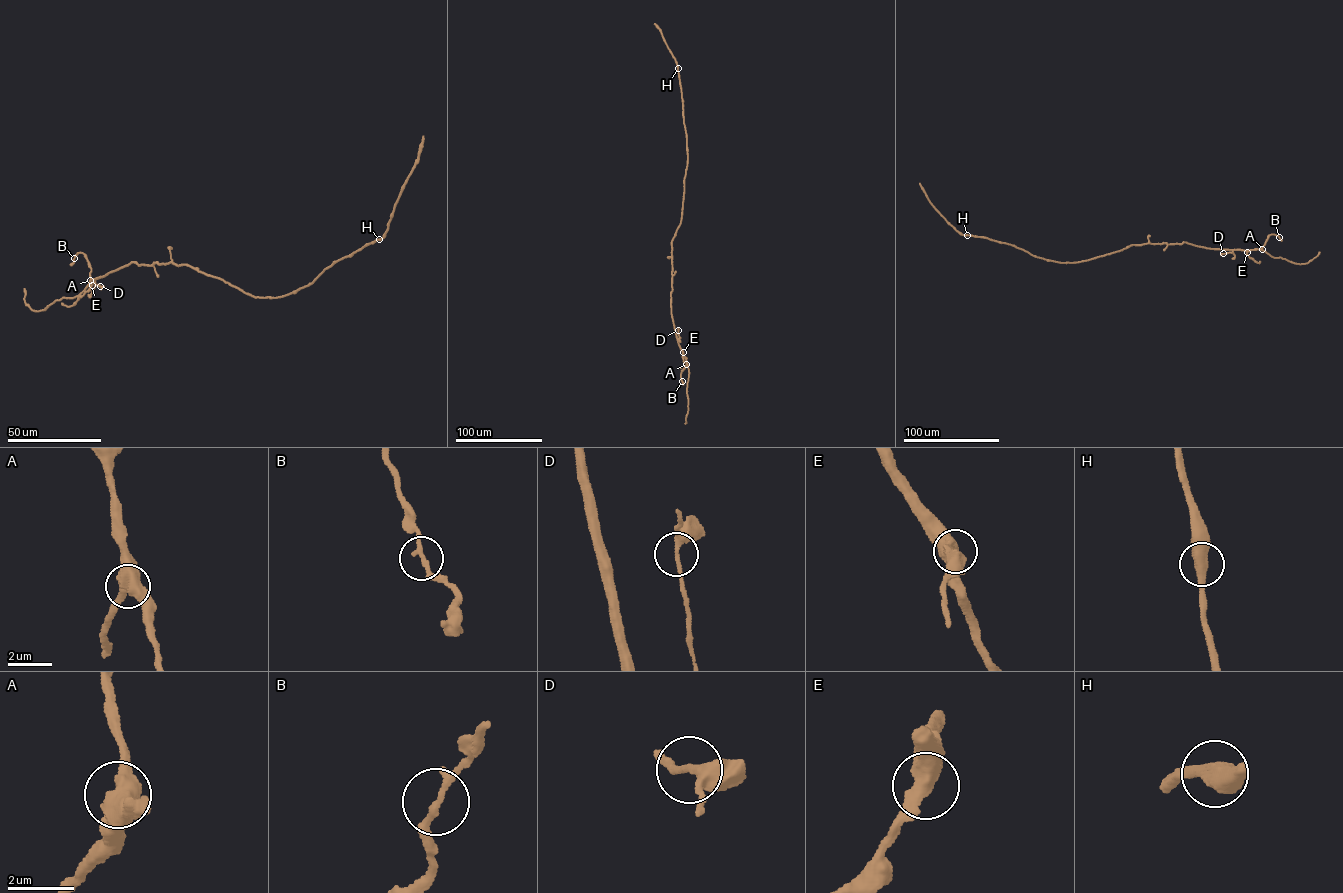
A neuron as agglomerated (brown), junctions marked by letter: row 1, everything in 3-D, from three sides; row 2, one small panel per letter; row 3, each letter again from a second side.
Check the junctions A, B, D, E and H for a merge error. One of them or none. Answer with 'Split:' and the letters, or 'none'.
Split: none

